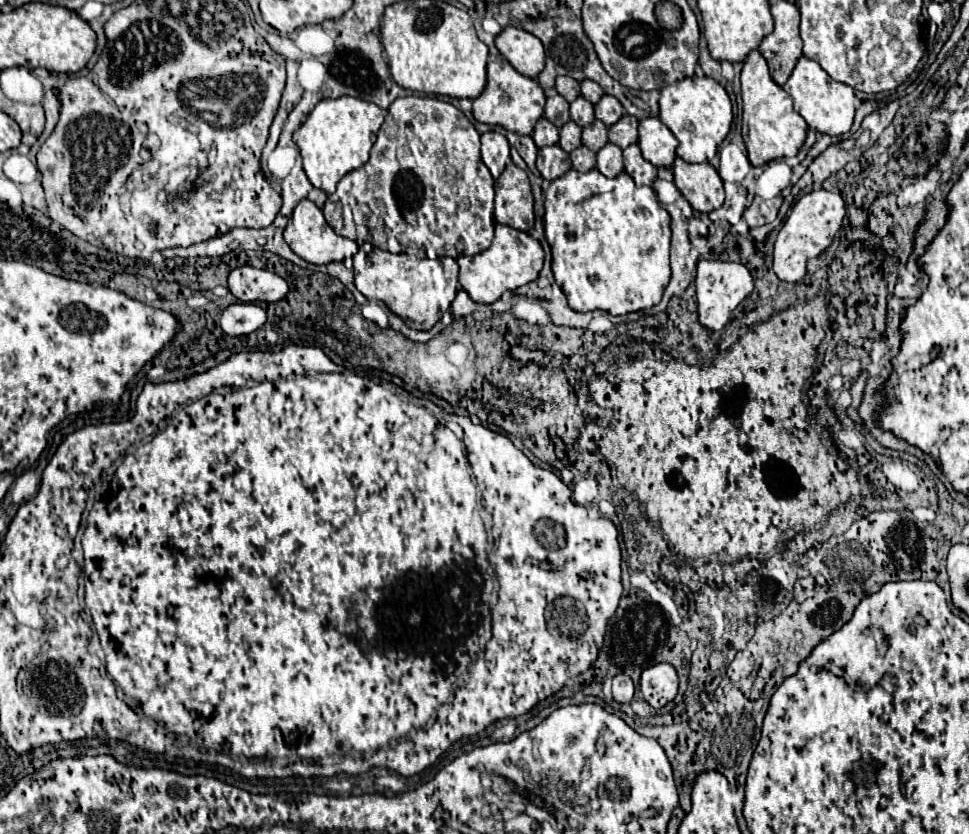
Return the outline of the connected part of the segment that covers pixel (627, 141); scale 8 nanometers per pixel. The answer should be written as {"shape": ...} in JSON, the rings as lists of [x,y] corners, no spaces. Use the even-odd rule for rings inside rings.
{"shape":[[[630,114],[622,116],[620,122],[608,128],[608,140],[620,148],[636,144],[638,142],[638,120]]]}

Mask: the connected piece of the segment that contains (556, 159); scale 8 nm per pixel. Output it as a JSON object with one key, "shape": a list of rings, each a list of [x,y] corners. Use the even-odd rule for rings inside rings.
{"shape":[[[554,144],[554,146],[540,148],[536,168],[540,170],[542,178],[556,180],[556,178],[560,178],[562,174],[566,174],[572,168],[572,162],[570,162],[568,152],[564,152],[558,144]]]}

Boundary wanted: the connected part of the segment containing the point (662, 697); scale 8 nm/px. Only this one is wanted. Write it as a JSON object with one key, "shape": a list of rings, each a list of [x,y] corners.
{"shape":[[[670,664],[648,666],[640,676],[640,690],[652,708],[662,708],[674,700],[678,692],[678,676]]]}

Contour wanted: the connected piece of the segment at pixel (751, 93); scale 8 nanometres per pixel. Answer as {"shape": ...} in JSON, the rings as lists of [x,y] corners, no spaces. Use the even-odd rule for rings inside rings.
{"shape":[[[754,50],[748,54],[742,72],[742,138],[748,150],[748,158],[754,166],[764,166],[770,160],[796,156],[806,140],[808,124],[794,112],[792,98],[770,78],[764,56]]]}

